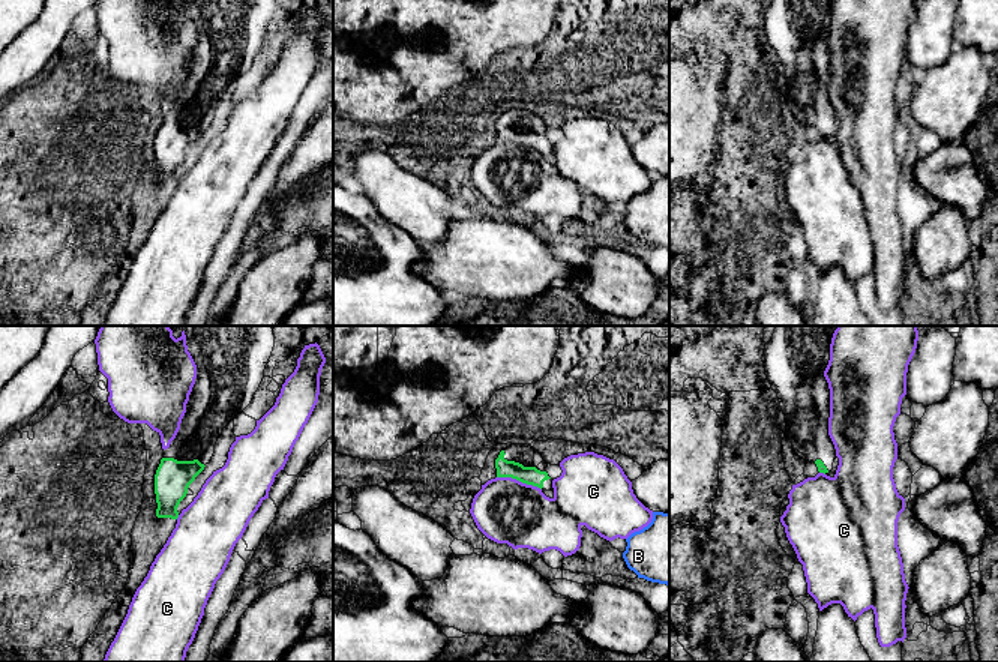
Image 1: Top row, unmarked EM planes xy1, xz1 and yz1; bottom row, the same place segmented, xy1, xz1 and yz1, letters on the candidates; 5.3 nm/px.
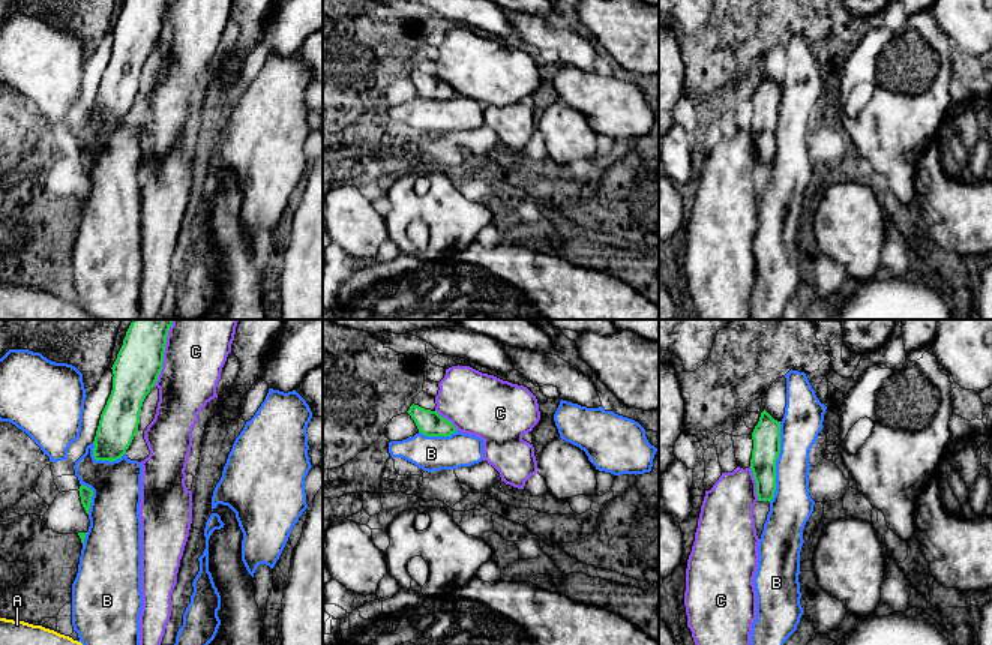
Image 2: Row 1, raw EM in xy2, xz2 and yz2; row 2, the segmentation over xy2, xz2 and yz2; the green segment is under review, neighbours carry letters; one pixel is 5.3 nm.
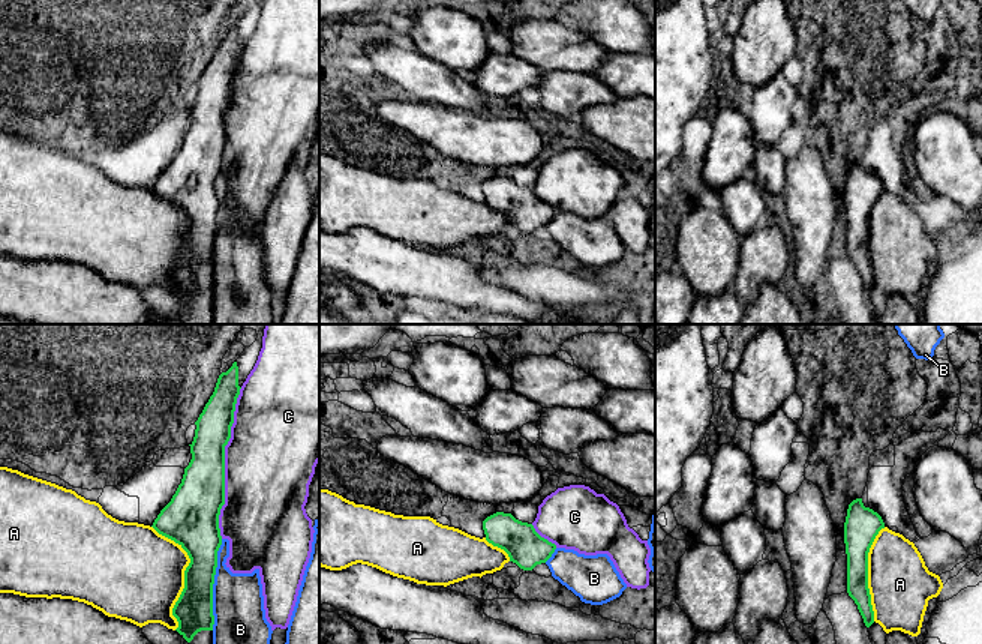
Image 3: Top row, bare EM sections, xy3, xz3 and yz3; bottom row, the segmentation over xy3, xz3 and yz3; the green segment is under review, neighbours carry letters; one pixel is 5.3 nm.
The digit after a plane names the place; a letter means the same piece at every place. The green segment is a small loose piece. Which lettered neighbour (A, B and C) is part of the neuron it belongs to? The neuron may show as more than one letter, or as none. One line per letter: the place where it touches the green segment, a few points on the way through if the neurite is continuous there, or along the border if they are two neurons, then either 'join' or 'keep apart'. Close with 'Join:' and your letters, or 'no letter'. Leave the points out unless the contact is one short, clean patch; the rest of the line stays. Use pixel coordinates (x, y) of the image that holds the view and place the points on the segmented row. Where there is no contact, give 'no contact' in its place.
A: contact xy3 (185, 574); keep apart
B: contact xy3 (213, 583); keep apart
C: contact xy3 (224, 463); keep apart
Join: no letter

